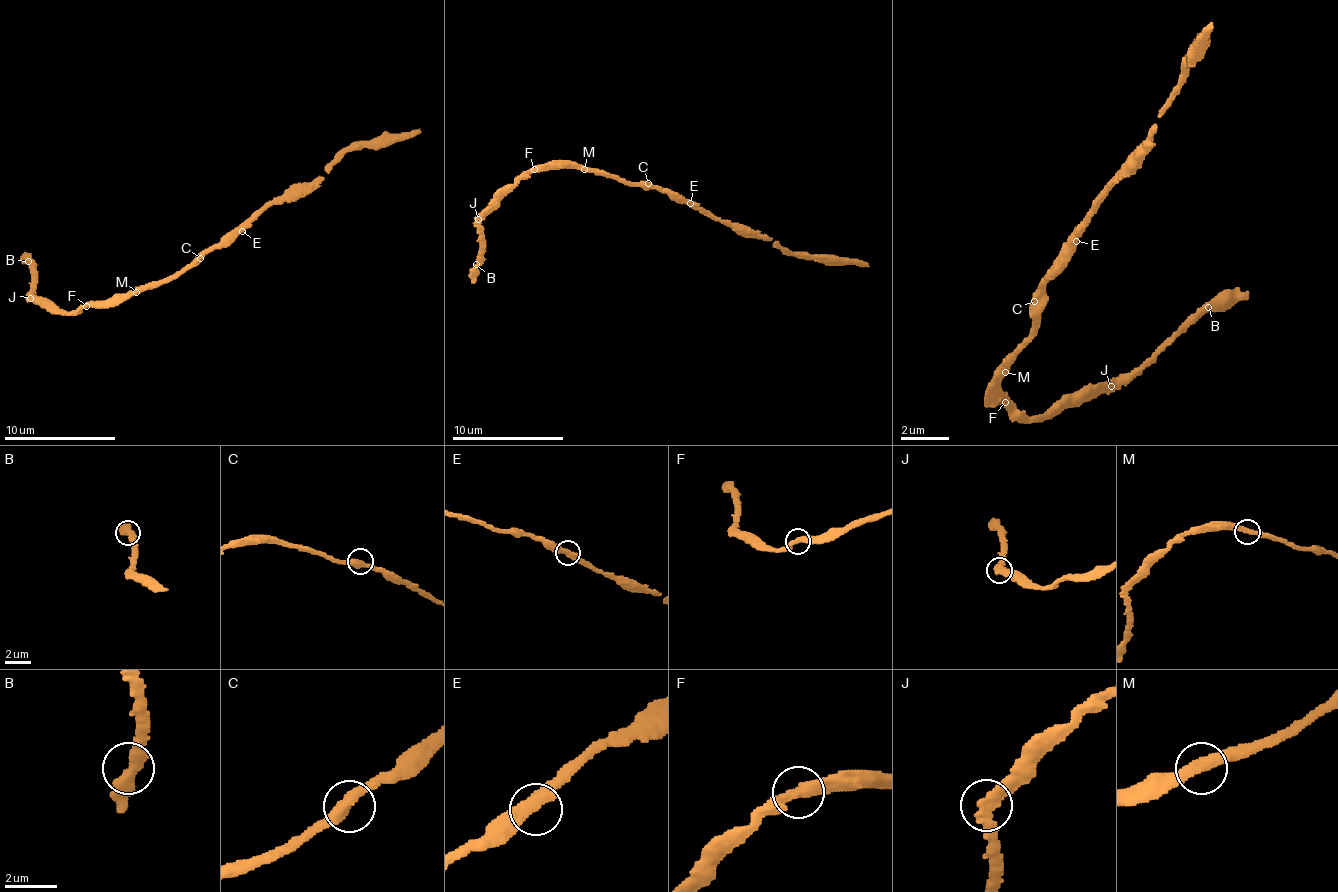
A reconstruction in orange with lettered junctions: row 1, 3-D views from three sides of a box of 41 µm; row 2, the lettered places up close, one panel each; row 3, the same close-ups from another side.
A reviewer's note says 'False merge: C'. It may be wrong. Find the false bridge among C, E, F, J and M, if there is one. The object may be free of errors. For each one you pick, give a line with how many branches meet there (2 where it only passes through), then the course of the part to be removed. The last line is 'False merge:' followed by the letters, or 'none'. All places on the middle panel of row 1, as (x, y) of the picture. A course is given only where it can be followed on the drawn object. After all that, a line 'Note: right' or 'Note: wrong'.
False merge: none
Note: wrong

